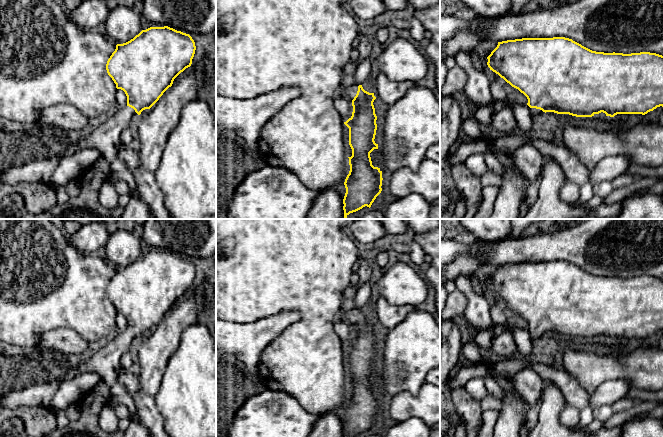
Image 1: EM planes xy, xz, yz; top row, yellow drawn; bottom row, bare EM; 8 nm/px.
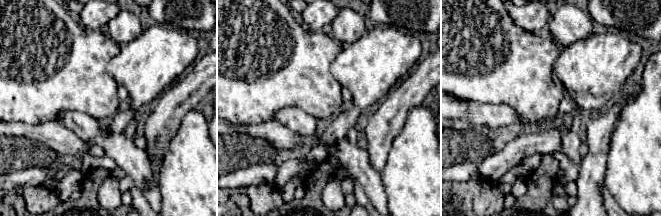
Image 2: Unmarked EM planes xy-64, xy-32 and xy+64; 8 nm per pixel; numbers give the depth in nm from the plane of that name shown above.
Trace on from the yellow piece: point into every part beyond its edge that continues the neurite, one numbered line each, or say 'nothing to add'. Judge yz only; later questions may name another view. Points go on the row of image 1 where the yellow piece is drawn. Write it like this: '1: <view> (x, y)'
1: yz (538, 115)

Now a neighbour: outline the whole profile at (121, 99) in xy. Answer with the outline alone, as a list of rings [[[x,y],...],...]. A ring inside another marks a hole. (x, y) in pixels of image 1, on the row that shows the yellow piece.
[[[116,89],[116,103],[115,106],[118,108],[125,107],[127,105],[127,96],[121,89]]]

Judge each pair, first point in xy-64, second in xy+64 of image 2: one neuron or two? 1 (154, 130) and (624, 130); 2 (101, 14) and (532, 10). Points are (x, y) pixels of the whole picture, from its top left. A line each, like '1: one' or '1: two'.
1: two
2: one

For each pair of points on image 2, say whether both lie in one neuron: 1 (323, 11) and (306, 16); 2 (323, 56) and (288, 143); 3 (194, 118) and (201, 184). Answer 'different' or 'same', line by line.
1: same
2: different
3: same

